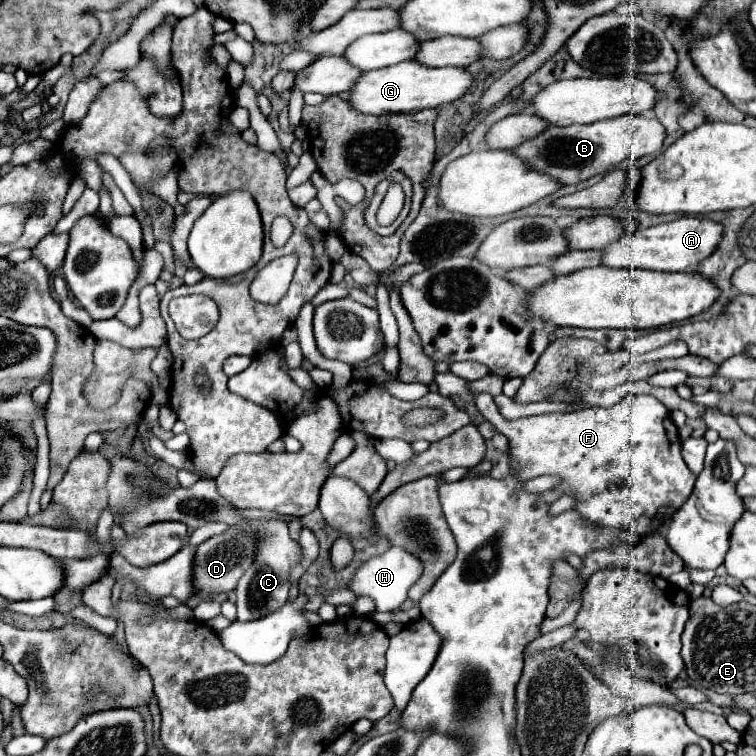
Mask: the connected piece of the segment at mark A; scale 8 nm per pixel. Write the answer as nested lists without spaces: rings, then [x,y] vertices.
[[[681,217],[677,221],[661,223],[655,227],[639,229],[631,235],[623,235],[619,241],[615,241],[603,251],[603,263],[609,267],[631,267],[651,271],[695,271],[703,259],[715,253],[719,241],[723,239],[723,231],[723,223],[711,221],[707,217]]]

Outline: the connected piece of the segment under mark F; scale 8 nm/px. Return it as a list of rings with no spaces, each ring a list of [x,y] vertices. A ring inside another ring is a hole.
[[[477,393],[475,405],[479,413],[509,439],[509,453],[517,463],[525,467],[525,479],[533,479],[539,475],[561,477],[561,485],[557,489],[563,489],[567,495],[579,497],[575,509],[597,525],[621,527],[641,539],[653,533],[653,523],[659,507],[677,509],[693,491],[697,475],[689,471],[687,463],[681,457],[679,431],[671,423],[669,409],[651,395],[627,395],[617,405],[607,409],[585,407],[573,413],[547,413],[515,421],[507,421],[493,403],[493,397],[487,393]]]

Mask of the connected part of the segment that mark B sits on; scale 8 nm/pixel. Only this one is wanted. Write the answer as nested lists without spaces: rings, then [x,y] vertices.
[[[623,115],[617,119],[597,121],[581,127],[555,127],[549,125],[547,131],[535,139],[525,141],[515,153],[523,155],[535,171],[545,171],[555,179],[561,179],[563,185],[581,183],[593,175],[607,173],[611,167],[619,165],[625,159],[639,159],[661,149],[667,137],[665,127],[655,117],[645,115]]]

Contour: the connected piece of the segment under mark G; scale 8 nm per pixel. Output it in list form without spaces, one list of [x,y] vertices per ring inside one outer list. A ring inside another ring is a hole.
[[[405,61],[363,73],[351,89],[351,105],[361,113],[369,115],[413,113],[461,99],[461,95],[465,95],[471,89],[471,85],[473,75],[463,67],[427,67],[417,61]]]

